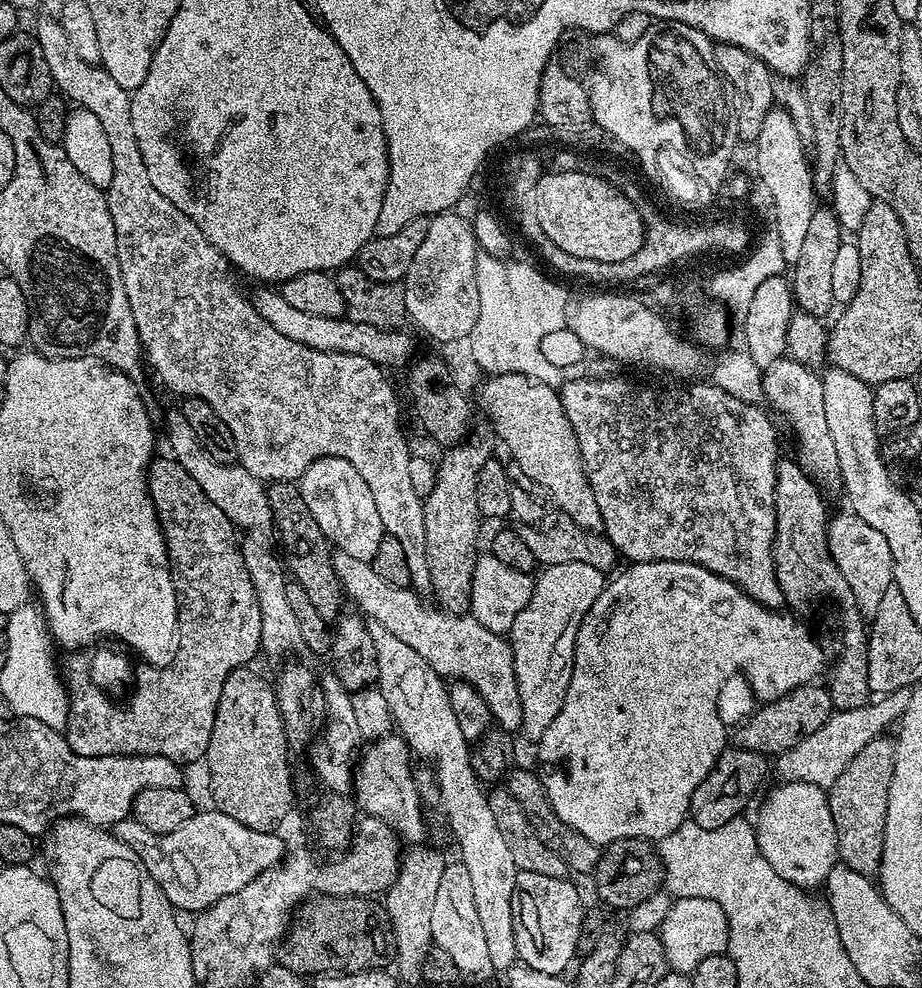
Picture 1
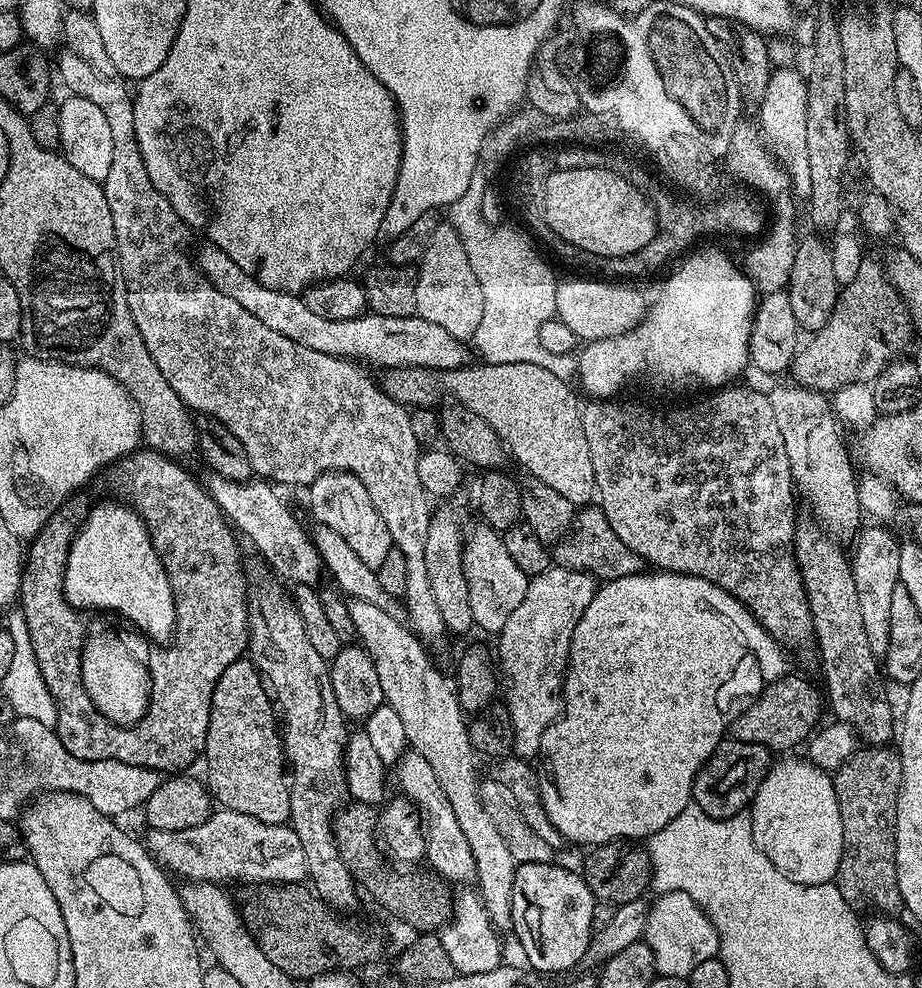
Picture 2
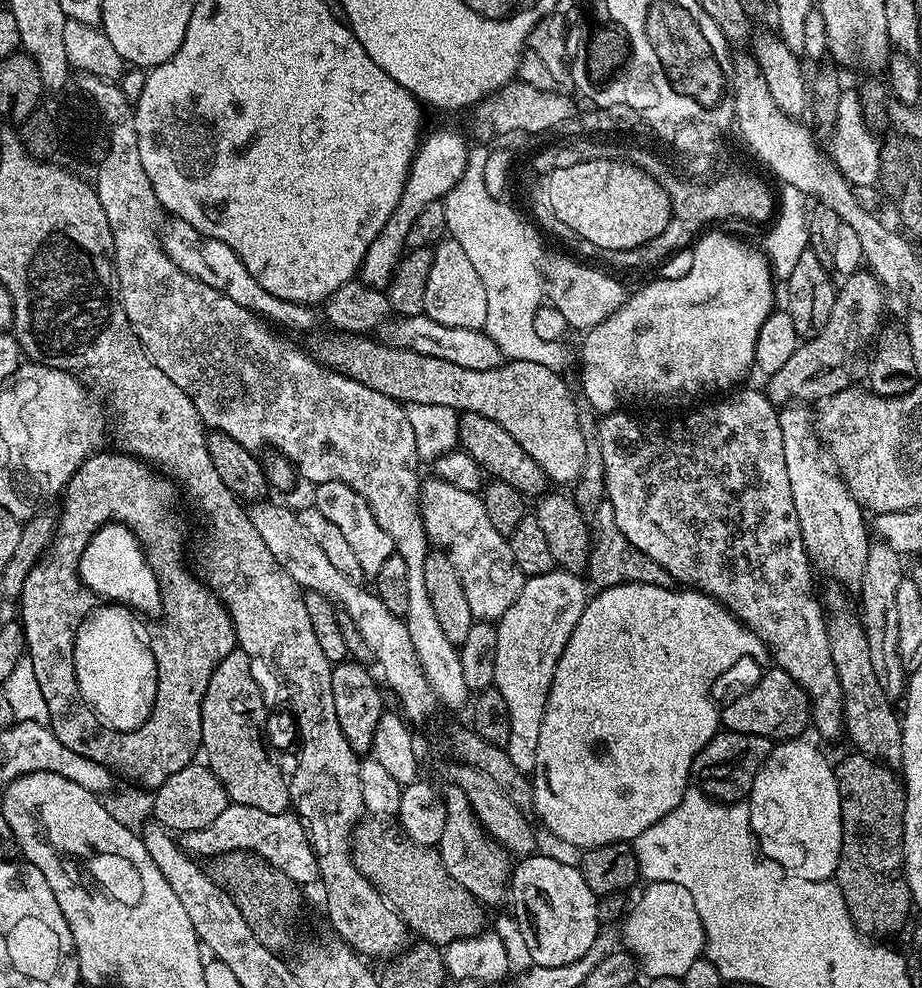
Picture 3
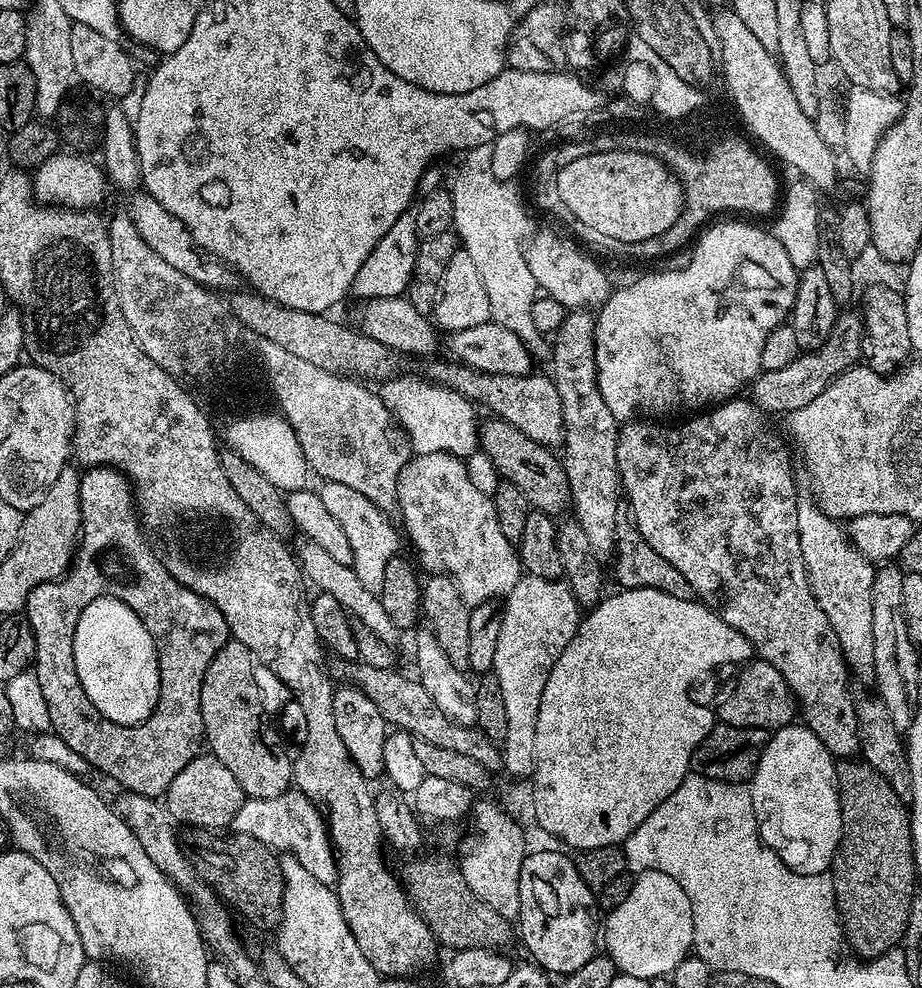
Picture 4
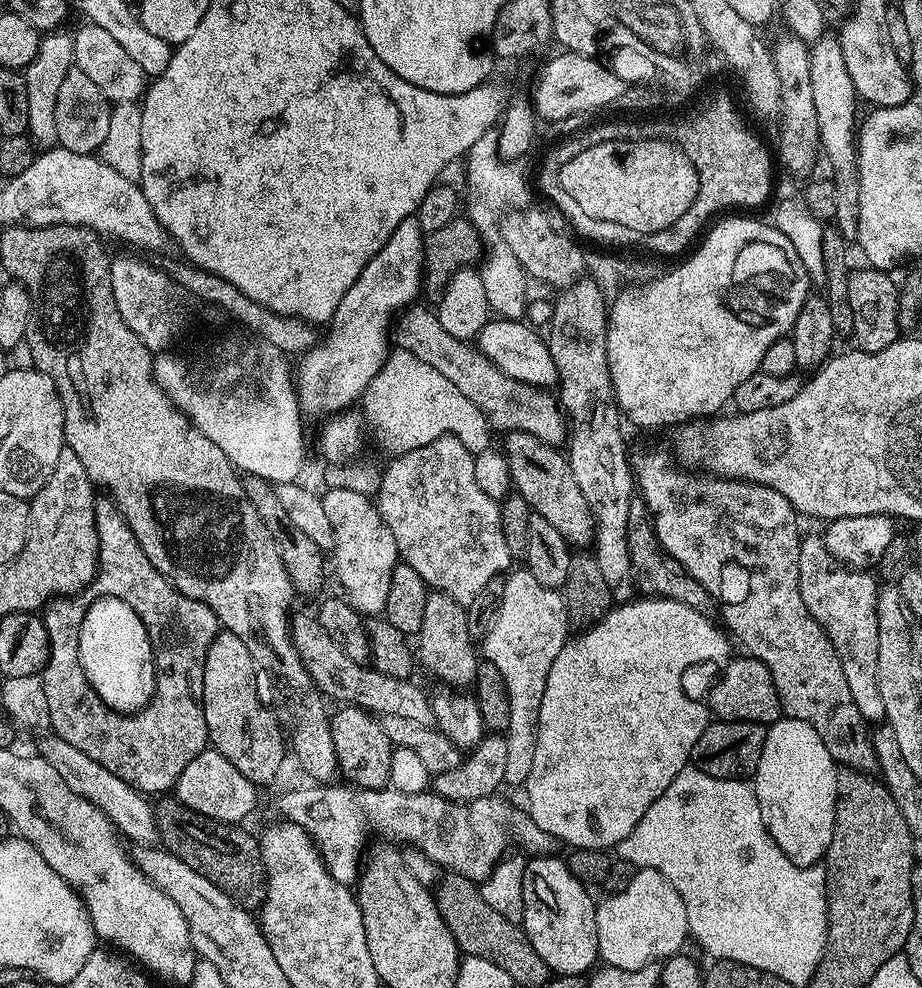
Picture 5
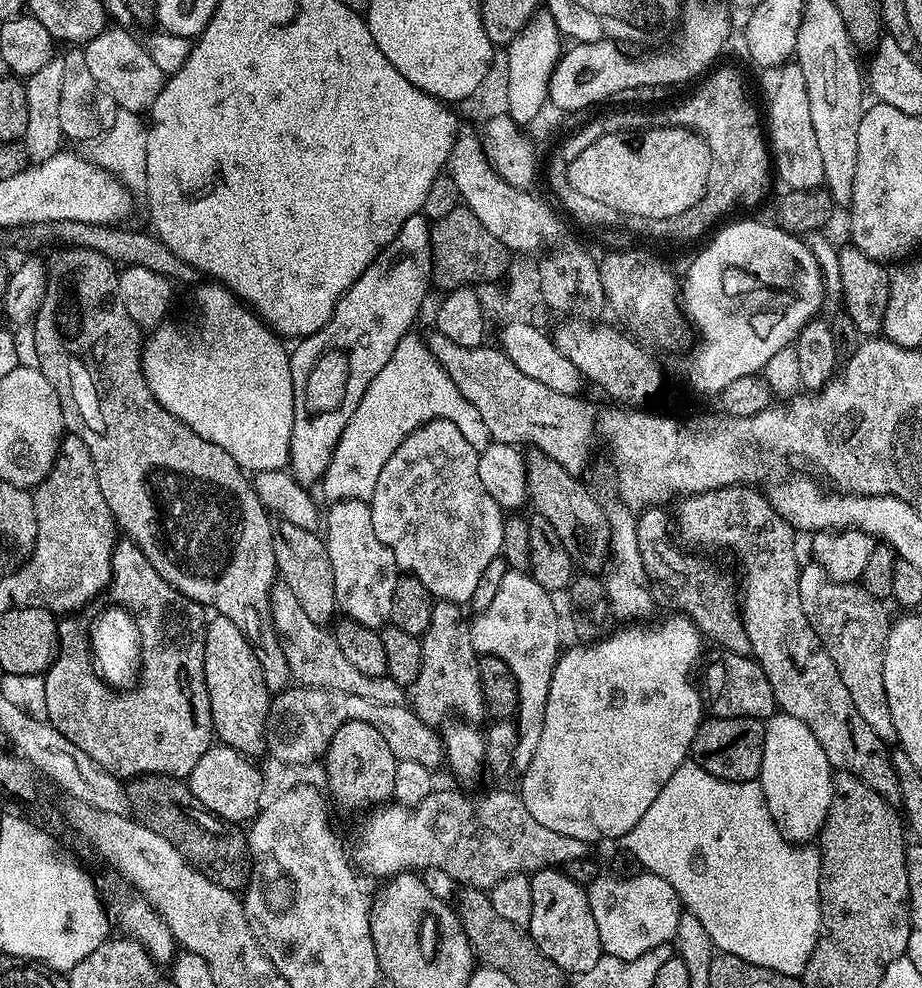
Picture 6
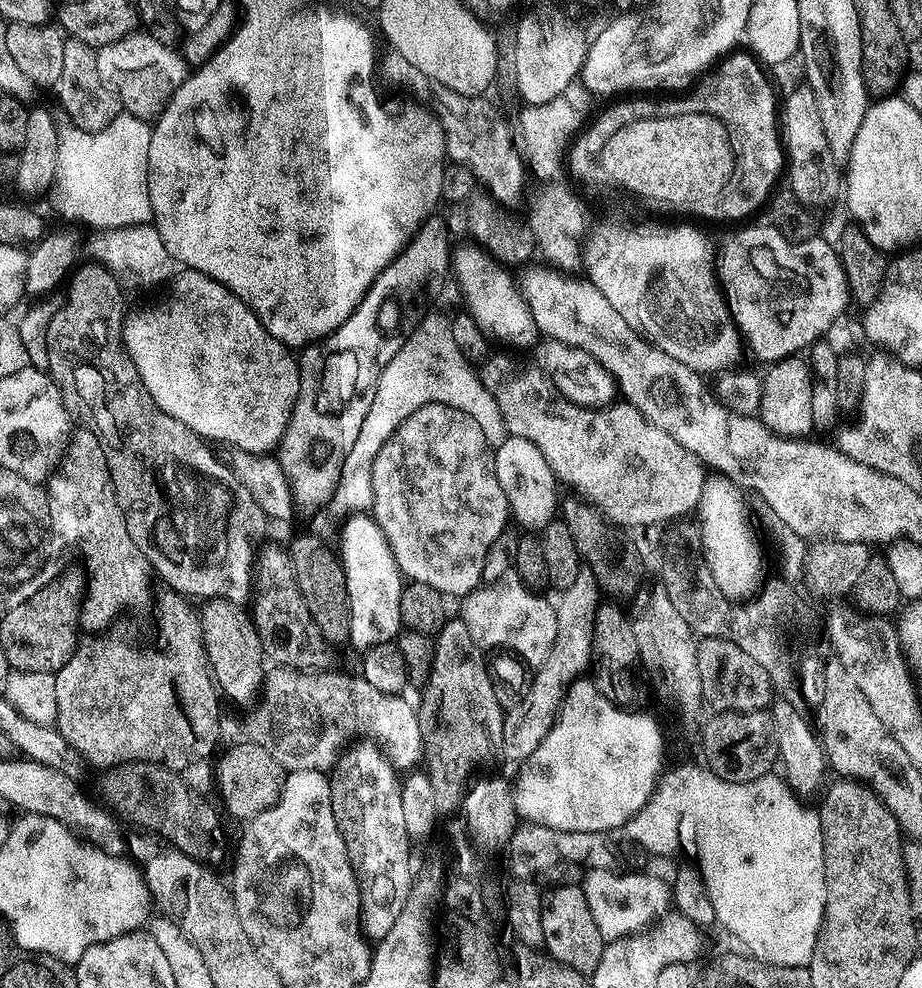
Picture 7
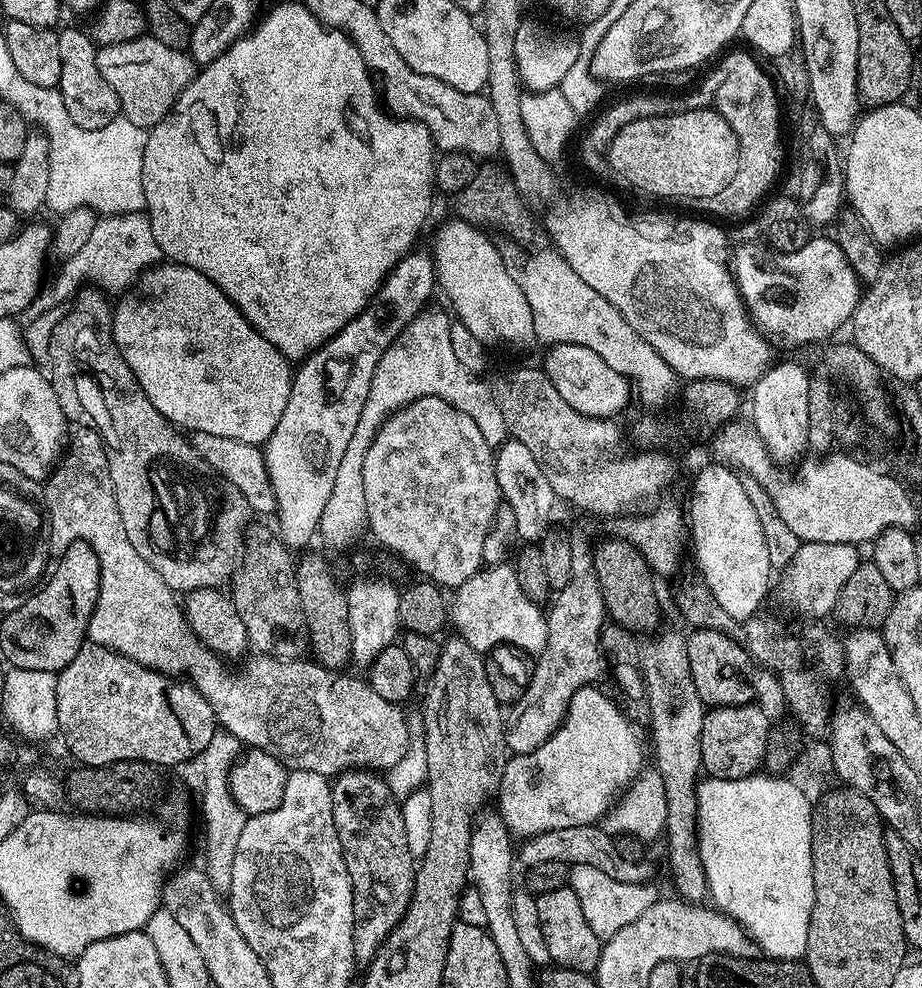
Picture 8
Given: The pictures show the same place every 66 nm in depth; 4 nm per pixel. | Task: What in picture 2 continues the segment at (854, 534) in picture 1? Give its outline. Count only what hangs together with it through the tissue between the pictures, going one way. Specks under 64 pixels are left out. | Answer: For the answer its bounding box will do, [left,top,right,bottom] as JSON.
[850,526,900,646]

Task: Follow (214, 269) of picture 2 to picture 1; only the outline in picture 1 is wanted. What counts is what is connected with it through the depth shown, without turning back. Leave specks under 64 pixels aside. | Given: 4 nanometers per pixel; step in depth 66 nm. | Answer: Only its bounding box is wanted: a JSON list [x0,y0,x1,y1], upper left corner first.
[251,286,416,370]

